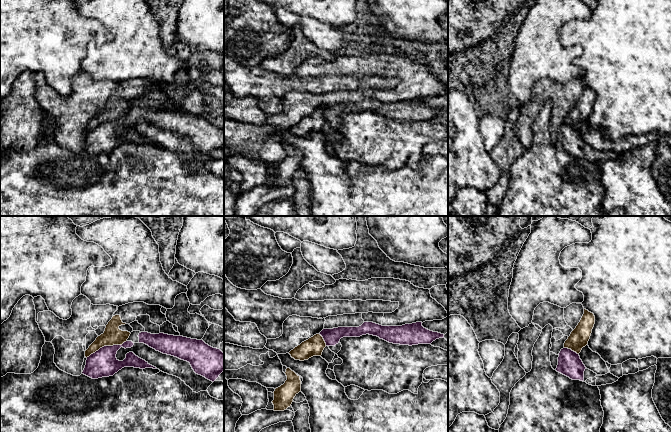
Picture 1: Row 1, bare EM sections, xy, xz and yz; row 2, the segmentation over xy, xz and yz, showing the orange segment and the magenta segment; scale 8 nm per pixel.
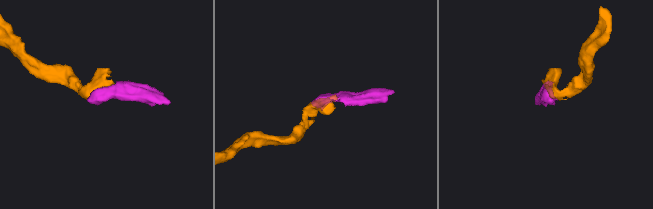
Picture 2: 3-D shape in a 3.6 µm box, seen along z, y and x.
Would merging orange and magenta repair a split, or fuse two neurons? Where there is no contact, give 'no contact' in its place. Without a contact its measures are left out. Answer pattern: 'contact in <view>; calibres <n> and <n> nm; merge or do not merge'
contact in xy; calibres 150 and 220 nm; do not merge

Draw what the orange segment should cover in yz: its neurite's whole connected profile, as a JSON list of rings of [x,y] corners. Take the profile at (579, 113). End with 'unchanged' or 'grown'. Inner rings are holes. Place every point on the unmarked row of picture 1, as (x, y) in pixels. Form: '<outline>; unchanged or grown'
[[[584,85],[584,90],[580,98],[565,117],[564,124],[571,125],[579,130],[582,124],[588,120],[594,100],[594,90]]]; unchanged

